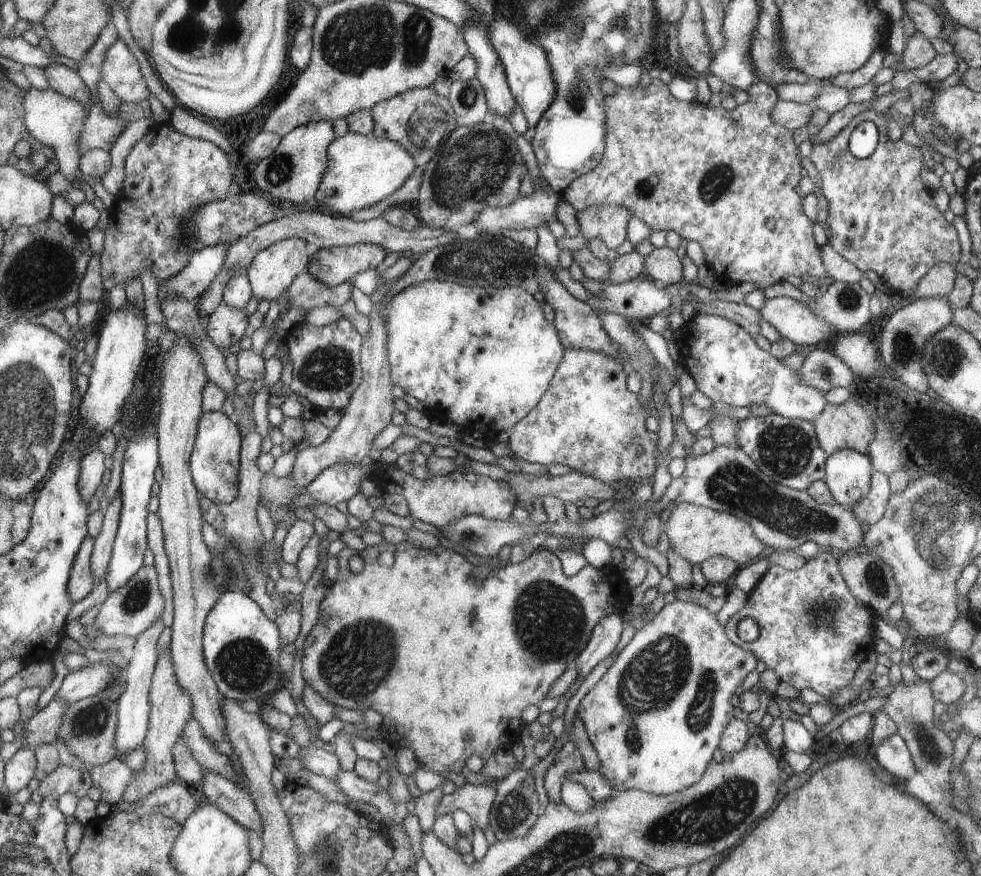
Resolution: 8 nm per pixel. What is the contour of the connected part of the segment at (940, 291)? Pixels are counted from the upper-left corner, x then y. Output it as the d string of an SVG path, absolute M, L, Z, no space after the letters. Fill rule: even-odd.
M940 262L932 266L924 278L920 278L911 298L947 298L954 289L957 277L954 265Z

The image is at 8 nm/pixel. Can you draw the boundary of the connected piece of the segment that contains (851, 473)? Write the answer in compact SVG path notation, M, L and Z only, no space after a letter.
M845 449L827 459L823 480L837 504L849 509L868 496L873 476L873 465L867 454Z

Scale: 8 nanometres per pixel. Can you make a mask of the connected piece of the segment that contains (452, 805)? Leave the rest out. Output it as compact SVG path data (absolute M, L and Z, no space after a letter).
M492 780L478 786L464 784L453 794L444 795L438 802L436 816L453 815L456 810L464 810L480 830L486 830L492 806L495 805L498 783L498 780Z

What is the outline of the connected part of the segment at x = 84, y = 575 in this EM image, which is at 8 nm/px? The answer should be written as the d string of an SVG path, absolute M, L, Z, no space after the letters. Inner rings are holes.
M88 537L76 554L75 565L72 566L71 577L68 580L68 594L74 603L83 600L95 588L92 566L90 566L93 548L94 539Z

